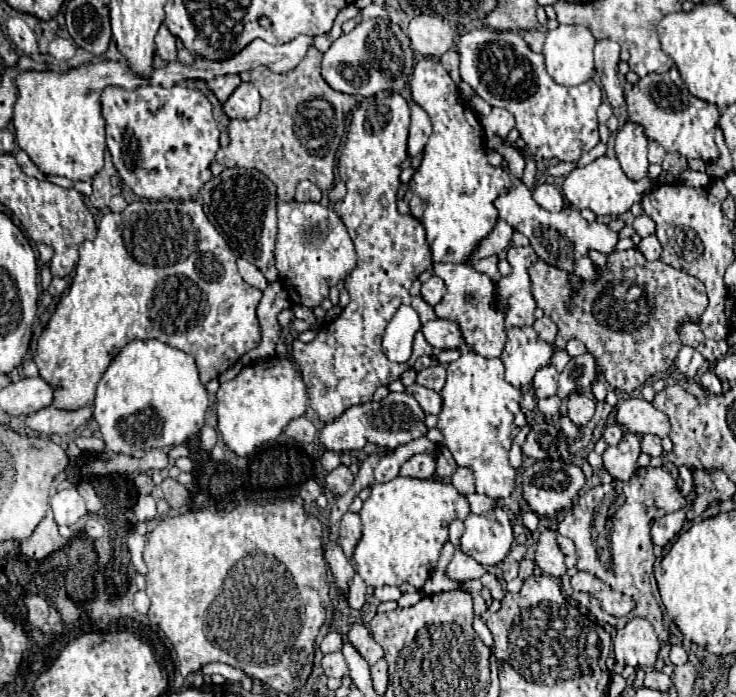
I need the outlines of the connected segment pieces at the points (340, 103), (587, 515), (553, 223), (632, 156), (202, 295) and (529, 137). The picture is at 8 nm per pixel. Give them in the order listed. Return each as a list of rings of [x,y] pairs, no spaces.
[[[309,48],[307,56],[301,60],[301,64],[287,74],[275,74],[265,66],[257,66],[251,70],[251,84],[259,86],[261,94],[261,112],[247,122],[231,122],[229,124],[229,144],[219,148],[215,162],[219,162],[225,168],[255,168],[263,172],[275,186],[277,186],[277,198],[283,202],[289,202],[295,198],[295,186],[301,180],[311,180],[317,184],[323,192],[327,192],[333,186],[335,178],[335,154],[341,144],[341,136],[345,134],[347,126],[347,114],[357,106],[355,98],[343,92],[333,90],[321,76],[321,58],[323,54],[317,48]]]
[[[648,466],[639,468],[629,482],[615,482],[613,486],[601,486],[599,490],[585,492],[563,518],[563,522],[559,522],[559,532],[575,542],[579,556],[577,566],[571,568],[567,576],[573,576],[575,572],[589,572],[613,590],[631,596],[635,600],[635,608],[625,618],[629,620],[641,616],[649,620],[659,636],[661,646],[669,644],[669,636],[663,628],[661,608],[651,592],[655,554],[649,532],[655,518],[661,518],[683,506],[685,498],[681,496],[676,480],[663,468]]]
[[[517,182],[515,190],[511,190],[509,194],[499,196],[495,200],[495,208],[499,210],[499,216],[503,216],[507,220],[507,224],[511,224],[515,230],[519,230],[521,234],[525,234],[529,238],[531,248],[537,252],[539,260],[553,264],[553,266],[557,266],[569,274],[569,280],[571,280],[575,292],[583,284],[583,280],[573,270],[575,260],[581,260],[591,250],[597,250],[597,252],[603,252],[609,256],[611,252],[615,252],[615,246],[619,242],[619,234],[613,232],[607,224],[599,224],[599,222],[589,224],[585,218],[581,218],[579,210],[575,210],[571,206],[565,206],[561,212],[543,210],[533,200],[531,190],[523,182]]]
[[[625,122],[615,140],[615,152],[617,160],[621,162],[621,168],[629,180],[643,180],[647,178],[649,162],[647,162],[647,138],[643,134],[643,128],[633,122]]]
[[[139,200],[139,202],[131,202],[123,212],[115,214],[115,212],[107,212],[101,222],[99,222],[99,230],[95,240],[91,242],[83,242],[79,248],[79,262],[75,268],[75,276],[71,280],[69,290],[59,298],[55,312],[51,314],[47,326],[43,328],[39,340],[37,340],[37,356],[35,356],[35,364],[39,368],[39,376],[51,384],[55,388],[53,392],[53,406],[61,408],[61,410],[77,410],[77,408],[85,408],[93,402],[95,398],[95,388],[97,382],[101,378],[101,374],[105,372],[107,364],[113,360],[113,356],[129,342],[133,340],[149,340],[149,338],[157,338],[173,348],[179,348],[187,354],[191,354],[197,362],[199,368],[199,376],[201,382],[207,384],[209,380],[215,380],[219,374],[223,374],[225,370],[229,370],[235,362],[239,362],[239,358],[251,350],[253,346],[259,344],[261,340],[261,330],[259,330],[259,322],[255,316],[255,308],[261,302],[261,290],[249,286],[237,272],[235,266],[235,254],[229,248],[229,244],[225,242],[225,238],[217,232],[217,228],[209,222],[209,218],[203,212],[203,206],[199,200],[183,200],[183,202],[149,202],[149,200]]]
[[[471,30],[459,38],[457,52],[461,60],[461,78],[473,86],[477,96],[487,104],[501,106],[515,116],[515,128],[535,158],[577,162],[599,142],[597,108],[603,100],[603,92],[595,80],[587,80],[575,88],[555,84],[545,72],[543,56],[535,54],[523,36],[511,30]]]

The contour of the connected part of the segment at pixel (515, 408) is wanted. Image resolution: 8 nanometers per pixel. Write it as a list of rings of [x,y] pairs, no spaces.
[[[475,352],[461,354],[459,360],[447,364],[447,382],[441,390],[443,408],[437,428],[443,434],[441,446],[449,448],[457,466],[473,470],[475,492],[493,500],[509,498],[515,488],[515,468],[509,464],[509,448],[519,428],[513,424],[519,412],[521,390],[505,382],[503,362],[499,358],[483,358]]]

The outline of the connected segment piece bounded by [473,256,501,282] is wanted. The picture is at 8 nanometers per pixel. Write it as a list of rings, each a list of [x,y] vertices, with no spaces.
[[[487,256],[487,258],[481,258],[477,264],[473,264],[473,268],[479,270],[479,272],[483,272],[483,274],[487,274],[489,278],[493,278],[493,280],[497,282],[497,280],[501,280],[501,274],[499,274],[499,268],[497,268],[497,262],[499,262],[497,256]]]

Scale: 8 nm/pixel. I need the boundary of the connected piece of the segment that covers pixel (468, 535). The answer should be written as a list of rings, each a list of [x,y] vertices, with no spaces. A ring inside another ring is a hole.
[[[491,508],[485,516],[469,514],[461,536],[461,550],[483,566],[499,564],[513,544],[511,520],[505,510]]]

